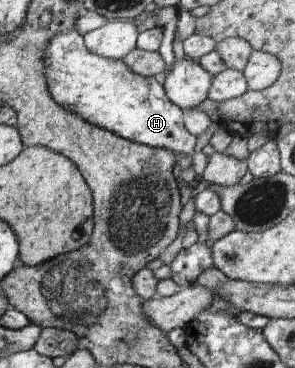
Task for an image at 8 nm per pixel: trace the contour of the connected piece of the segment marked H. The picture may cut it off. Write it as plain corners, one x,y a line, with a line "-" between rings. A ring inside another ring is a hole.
75,29
56,33
44,45
43,77
50,98
91,125
129,141
192,155
195,136
183,125
183,110
169,101
154,76
133,73
123,60
89,51

